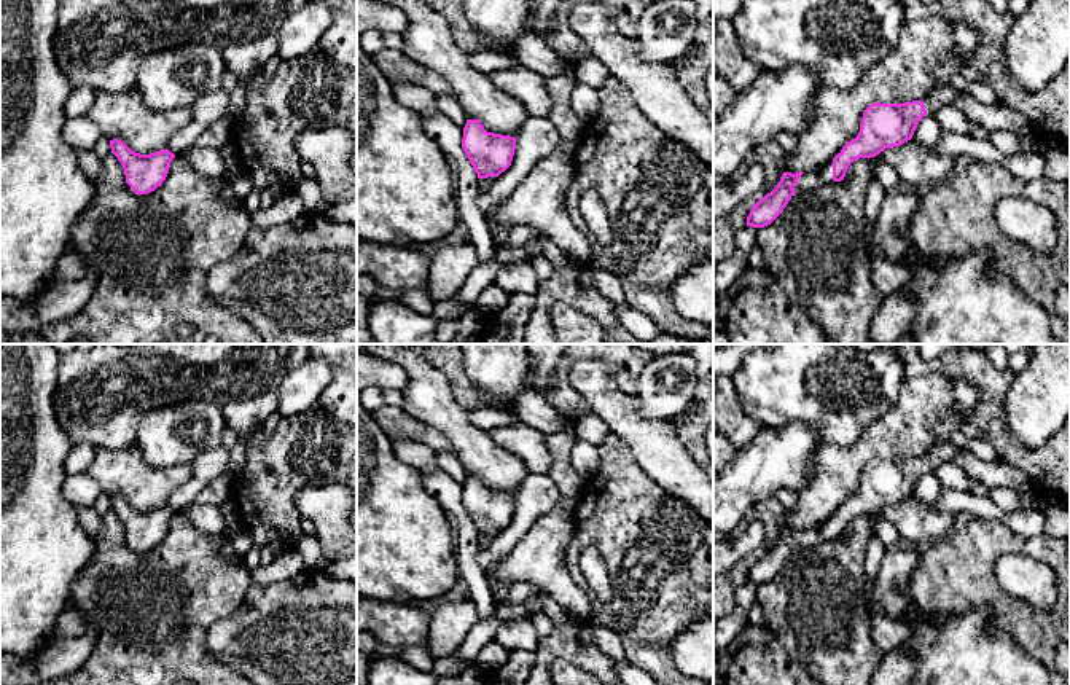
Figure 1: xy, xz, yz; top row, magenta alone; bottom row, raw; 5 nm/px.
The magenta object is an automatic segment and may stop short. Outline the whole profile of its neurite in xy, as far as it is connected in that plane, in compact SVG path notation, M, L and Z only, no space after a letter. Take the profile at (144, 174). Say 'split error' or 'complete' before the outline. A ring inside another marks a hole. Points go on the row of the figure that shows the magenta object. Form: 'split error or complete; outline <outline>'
complete; outline M118 139L110 140L110 148L124 169L126 183L135 194L148 194L161 186L175 158L167 148L140 155Z

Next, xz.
complete; outline M467 119L462 148L478 178L498 177L511 166L516 137L487 132L479 119Z

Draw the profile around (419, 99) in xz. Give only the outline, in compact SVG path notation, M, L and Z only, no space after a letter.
M393 81L392 88L395 97L411 110L420 115L438 112L435 94L432 91L404 81Z

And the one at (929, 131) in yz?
M927 115L919 121L912 140L928 148L933 147L941 135L943 135L943 129L938 119L935 118L935 115Z

